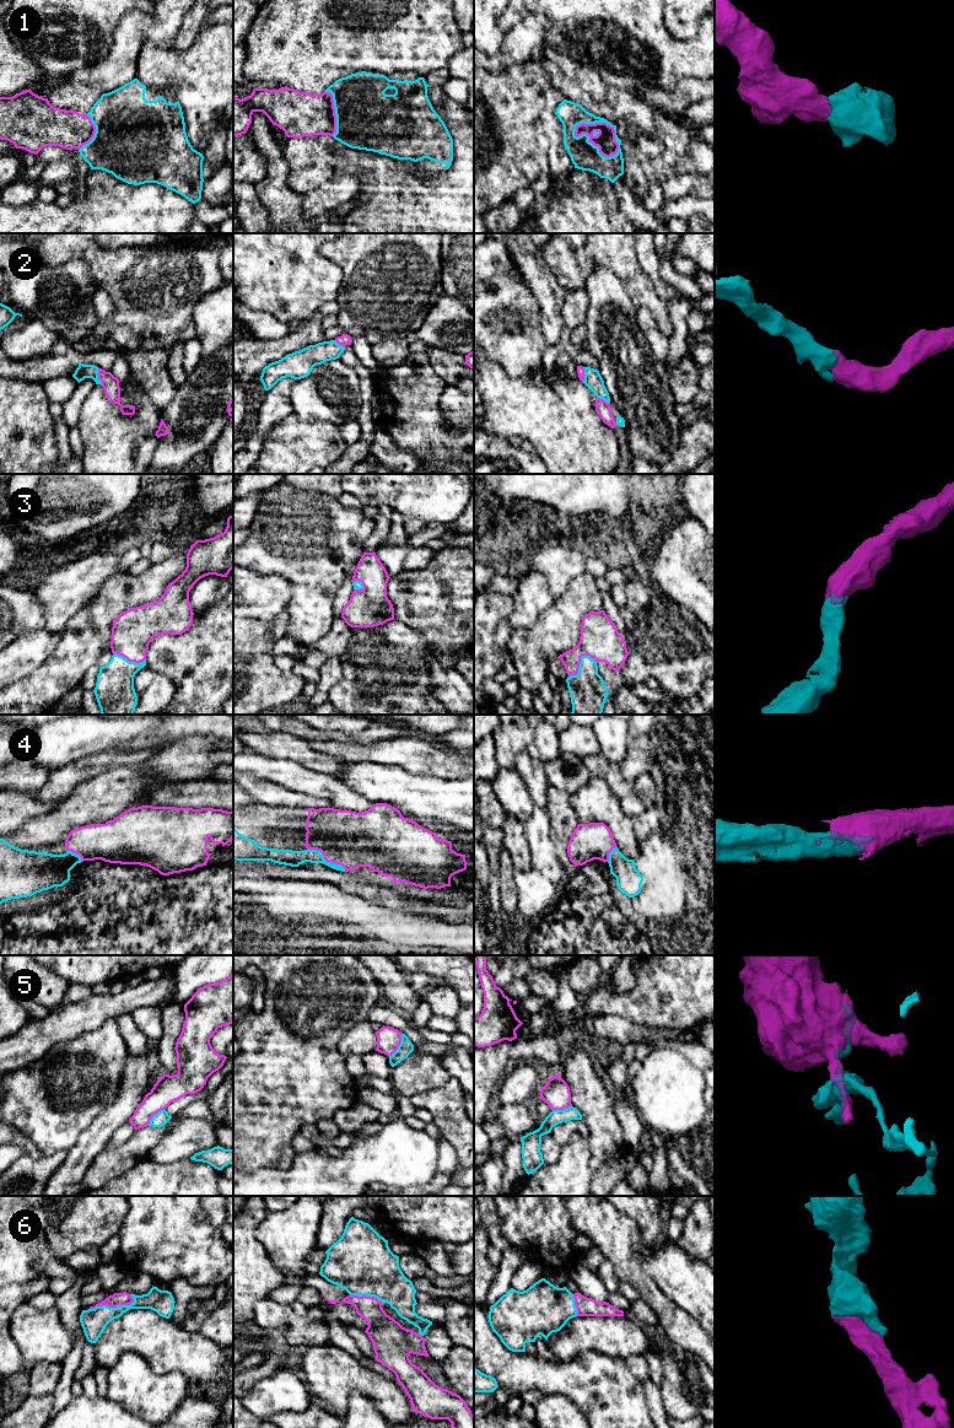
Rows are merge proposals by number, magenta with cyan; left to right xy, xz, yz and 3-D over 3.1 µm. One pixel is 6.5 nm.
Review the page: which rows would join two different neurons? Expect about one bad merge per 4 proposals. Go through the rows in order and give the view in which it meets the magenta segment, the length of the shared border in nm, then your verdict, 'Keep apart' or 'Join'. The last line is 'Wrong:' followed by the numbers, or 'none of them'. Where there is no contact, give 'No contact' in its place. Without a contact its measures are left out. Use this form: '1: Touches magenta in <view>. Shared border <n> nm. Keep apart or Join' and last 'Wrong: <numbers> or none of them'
1: Touches magenta in yz. Shared border 340 nm. Join
2: Touches magenta in xy. Shared border 110 nm. Join
3: Touches magenta in yz. Shared border 220 nm. Join
4: Touches magenta in xz. Shared border 300 nm. Join
5: Touches magenta in xz. Shared border 180 nm. Keep apart
6: Touches magenta in xy. Shared border 300 nm. Join
Wrong: 5

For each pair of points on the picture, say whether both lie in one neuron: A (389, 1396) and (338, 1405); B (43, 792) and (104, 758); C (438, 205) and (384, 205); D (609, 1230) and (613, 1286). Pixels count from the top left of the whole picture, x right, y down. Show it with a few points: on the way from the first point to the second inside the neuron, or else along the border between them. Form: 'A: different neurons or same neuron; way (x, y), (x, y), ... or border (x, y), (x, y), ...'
A: same neuron; way (375, 1386), (351, 1385), (346, 1390)
B: same neuron; way (58, 786), (71, 774), (90, 766)
C: same neuron; way (425, 205), (398, 205)
D: different neurons; border (605, 1259), (621, 1280)

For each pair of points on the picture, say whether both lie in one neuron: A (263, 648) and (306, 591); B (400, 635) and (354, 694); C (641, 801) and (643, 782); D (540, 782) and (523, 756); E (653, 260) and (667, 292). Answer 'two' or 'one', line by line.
A: two
B: one
C: one
D: one
E: one

